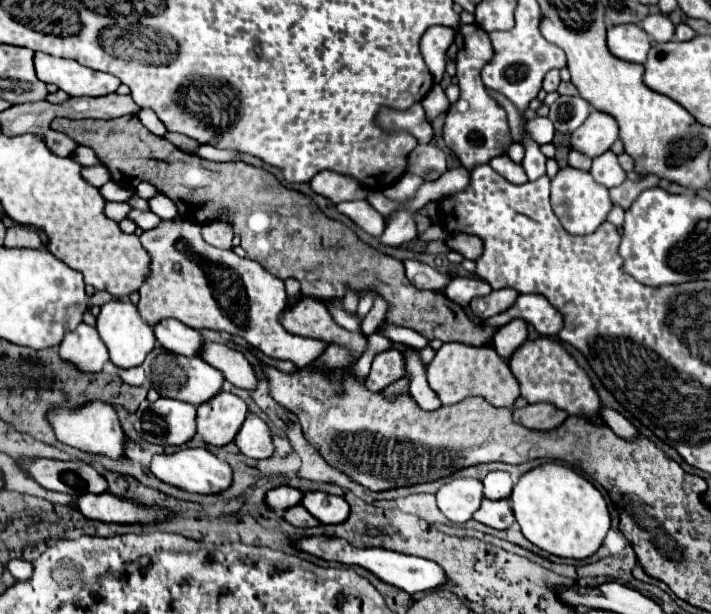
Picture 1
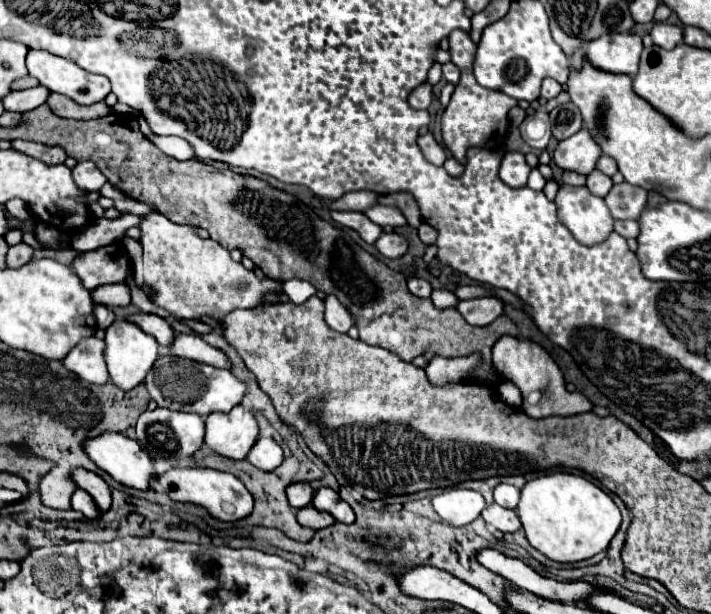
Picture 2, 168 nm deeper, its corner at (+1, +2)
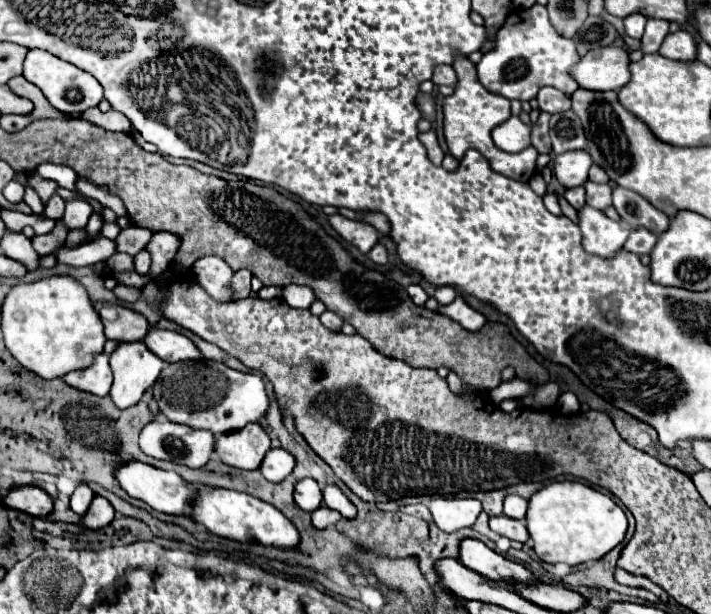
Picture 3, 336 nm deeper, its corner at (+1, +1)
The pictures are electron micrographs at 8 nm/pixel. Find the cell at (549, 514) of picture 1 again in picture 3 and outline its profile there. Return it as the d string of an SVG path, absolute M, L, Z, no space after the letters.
M554 481L542 487L528 501L526 527L534 541L536 555L546 563L568 563L570 567L590 559L602 559L622 543L628 519L624 511L604 493L580 481Z

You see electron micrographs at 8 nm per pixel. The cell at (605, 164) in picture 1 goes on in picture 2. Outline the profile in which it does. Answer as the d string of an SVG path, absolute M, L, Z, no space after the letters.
M600 170L590 172L588 182L586 182L588 190L590 190L592 194L596 194L596 196L602 196L602 198L610 192L612 184L614 184L614 182L612 182L612 178L610 178L610 176L606 176L606 174L604 174L604 172L600 172Z

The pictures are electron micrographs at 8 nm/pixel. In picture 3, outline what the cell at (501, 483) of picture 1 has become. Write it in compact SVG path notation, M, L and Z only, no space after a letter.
M508 495L504 501L504 515L510 519L518 519L522 521L526 517L528 511L528 501L518 497L518 495Z

